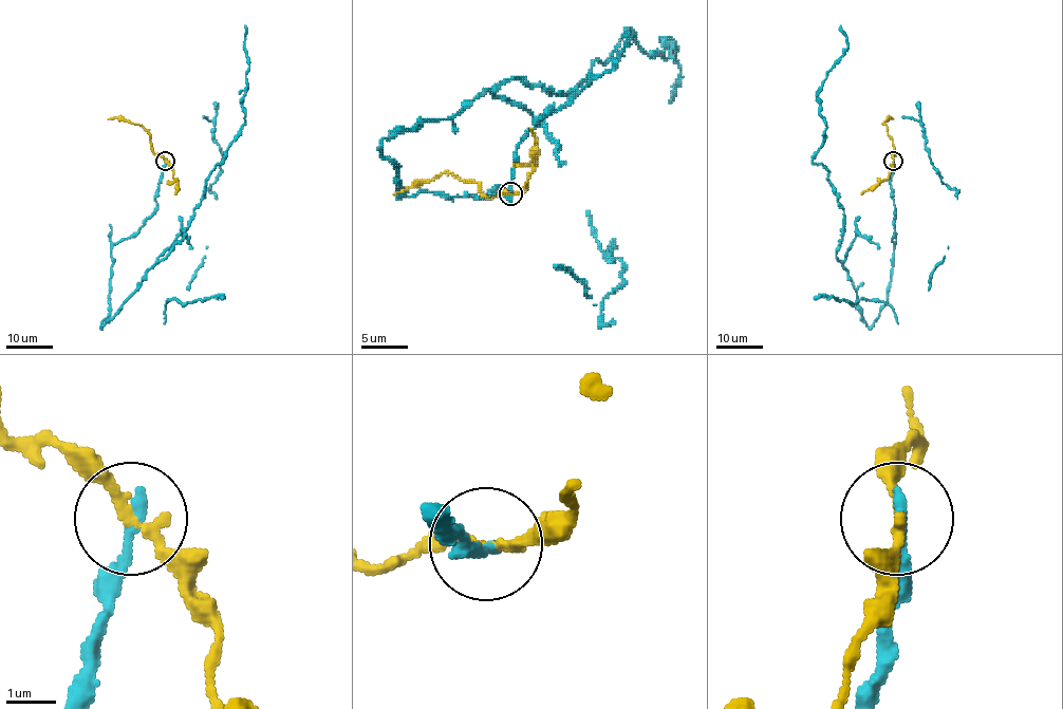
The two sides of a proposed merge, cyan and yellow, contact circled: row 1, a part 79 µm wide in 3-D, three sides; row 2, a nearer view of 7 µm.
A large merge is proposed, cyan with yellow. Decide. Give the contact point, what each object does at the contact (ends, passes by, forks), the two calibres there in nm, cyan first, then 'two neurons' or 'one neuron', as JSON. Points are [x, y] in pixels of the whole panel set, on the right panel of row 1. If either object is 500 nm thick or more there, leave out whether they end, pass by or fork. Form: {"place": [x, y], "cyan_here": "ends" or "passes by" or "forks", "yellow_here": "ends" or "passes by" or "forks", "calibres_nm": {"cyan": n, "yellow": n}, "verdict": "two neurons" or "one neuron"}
{"place": [893, 161], "cyan_here": "ends", "yellow_here": "passes by", "calibres_nm": {"cyan": 240, "yellow": 200}, "verdict": "two neurons"}

